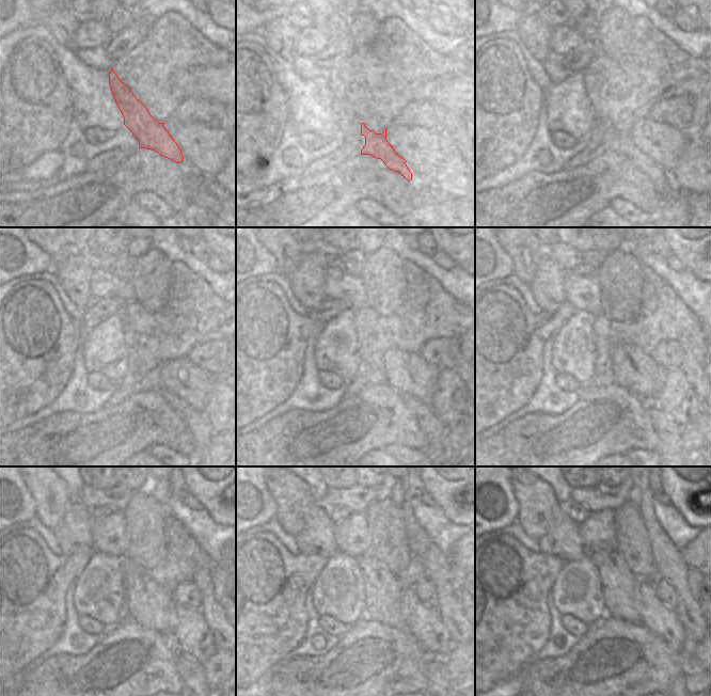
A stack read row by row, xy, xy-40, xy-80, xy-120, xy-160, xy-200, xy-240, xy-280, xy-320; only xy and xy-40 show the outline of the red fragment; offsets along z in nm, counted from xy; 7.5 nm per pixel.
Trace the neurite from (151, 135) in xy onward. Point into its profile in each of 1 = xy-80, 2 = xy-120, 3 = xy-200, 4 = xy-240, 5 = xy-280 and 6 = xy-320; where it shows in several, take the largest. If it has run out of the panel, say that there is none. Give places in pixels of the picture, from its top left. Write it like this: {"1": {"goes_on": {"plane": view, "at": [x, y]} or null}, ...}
{"1": {"goes_on": {"plane": "xy-80", "at": [626, 147]}}, "2": {"goes_on": {"plane": "xy-120", "at": [200, 428]}}, "3": {"goes_on": {"plane": "xy-200", "at": [668, 432]}}, "4": {"goes_on": {"plane": "xy-240", "at": [191, 671]}}, "5": {"goes_on": {"plane": "xy-280", "at": [436, 674]}}, "6": {"goes_on": {"plane": "xy-320", "at": [679, 683]}}}

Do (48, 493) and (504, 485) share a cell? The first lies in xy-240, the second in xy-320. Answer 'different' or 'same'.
different

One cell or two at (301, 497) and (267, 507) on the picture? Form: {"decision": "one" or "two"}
{"decision": "two"}

